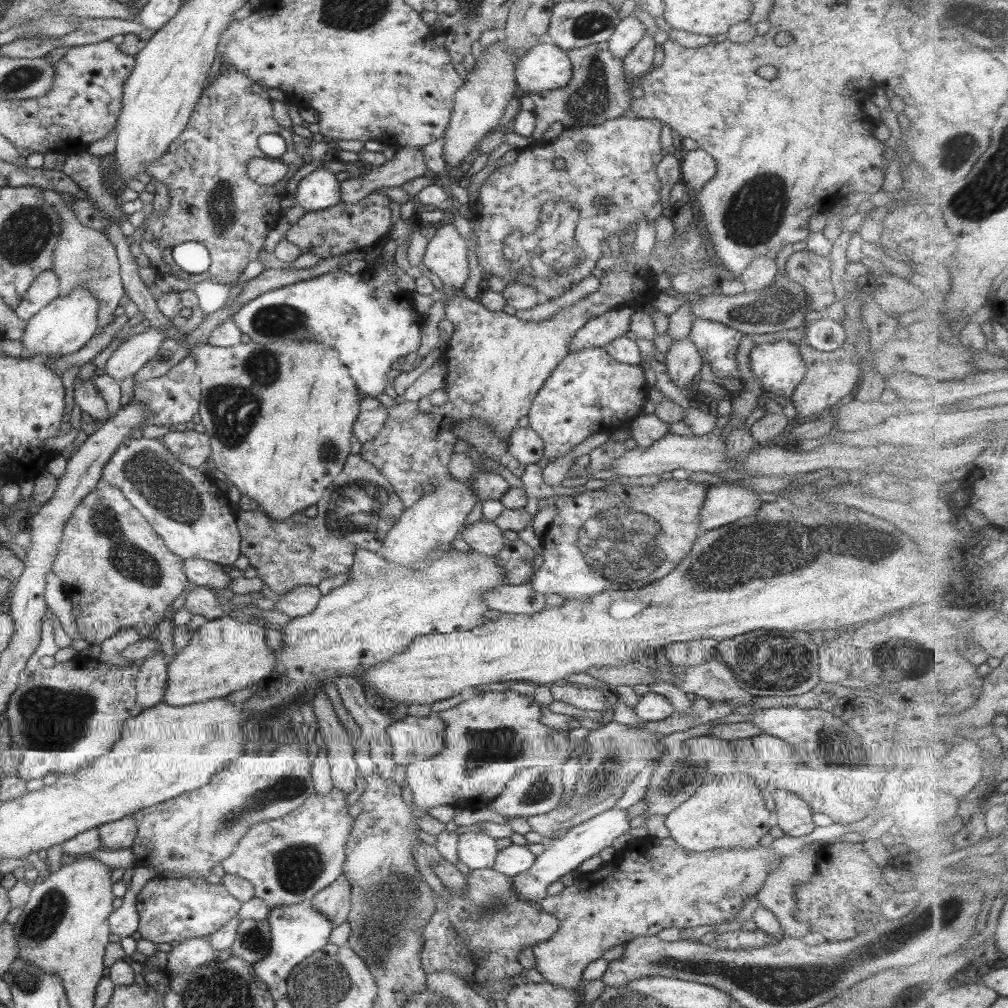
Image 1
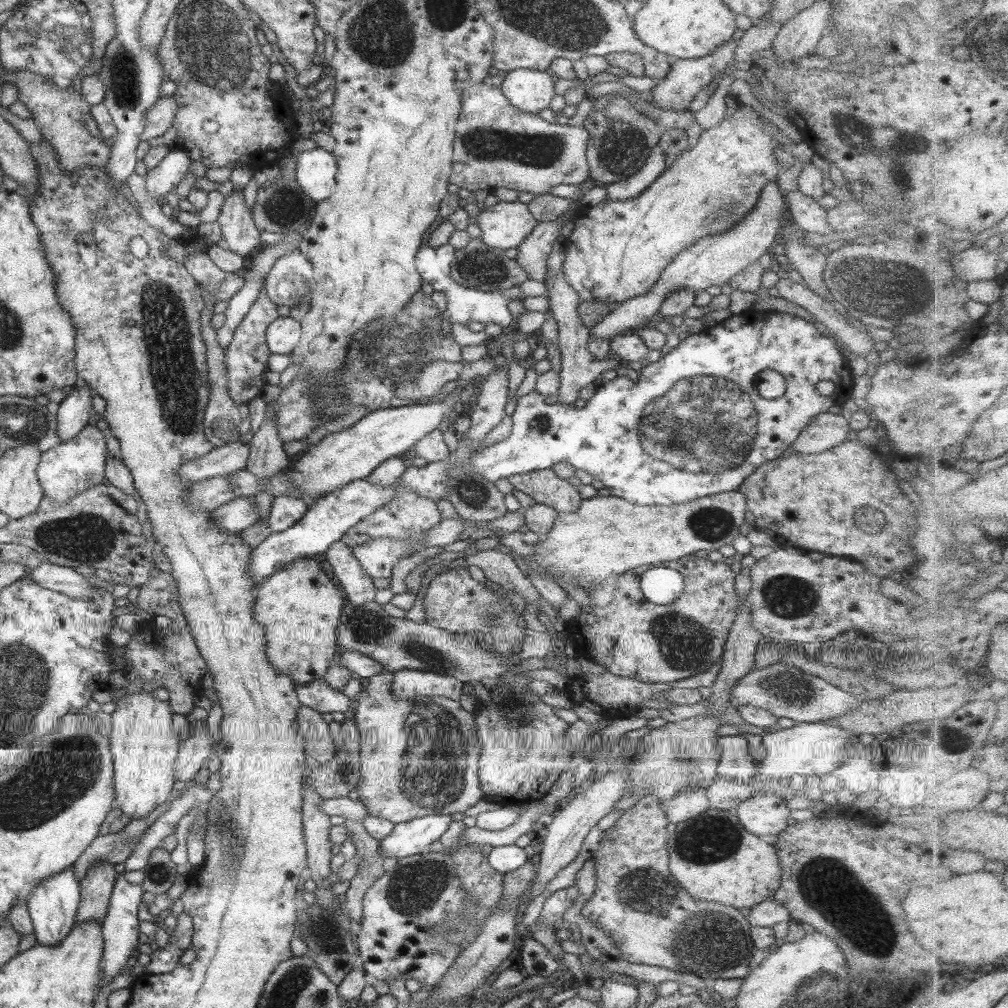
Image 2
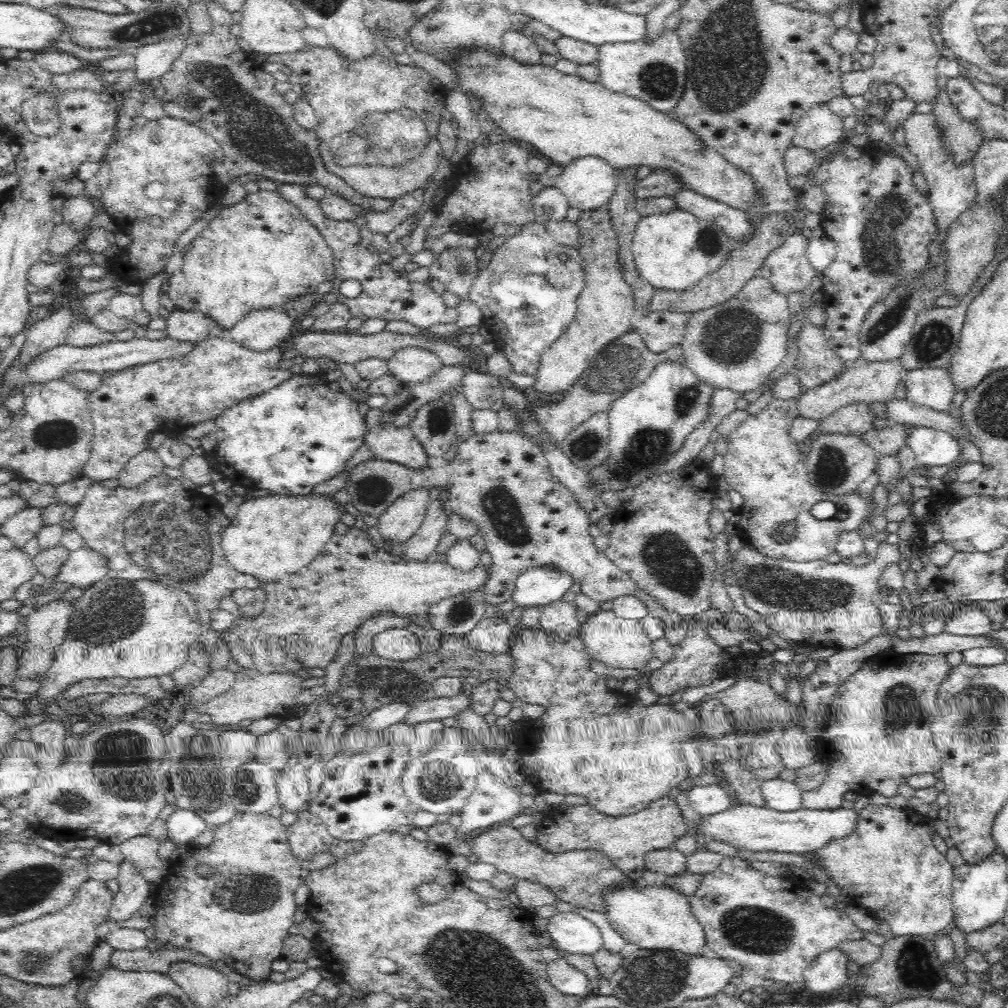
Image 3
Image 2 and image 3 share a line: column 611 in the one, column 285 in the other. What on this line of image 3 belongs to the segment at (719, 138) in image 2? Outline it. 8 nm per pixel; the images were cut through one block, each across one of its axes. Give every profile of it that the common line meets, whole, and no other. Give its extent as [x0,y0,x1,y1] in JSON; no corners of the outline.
[168,190,334,330]

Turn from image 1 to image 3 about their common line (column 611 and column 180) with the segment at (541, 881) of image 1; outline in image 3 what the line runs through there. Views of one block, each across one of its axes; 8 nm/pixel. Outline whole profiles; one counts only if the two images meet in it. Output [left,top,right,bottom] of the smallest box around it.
[167,808,209,846]

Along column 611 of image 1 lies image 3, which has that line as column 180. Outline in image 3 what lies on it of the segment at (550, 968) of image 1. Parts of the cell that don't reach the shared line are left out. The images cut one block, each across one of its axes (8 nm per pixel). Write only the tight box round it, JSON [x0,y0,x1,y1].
[154,813,310,983]

